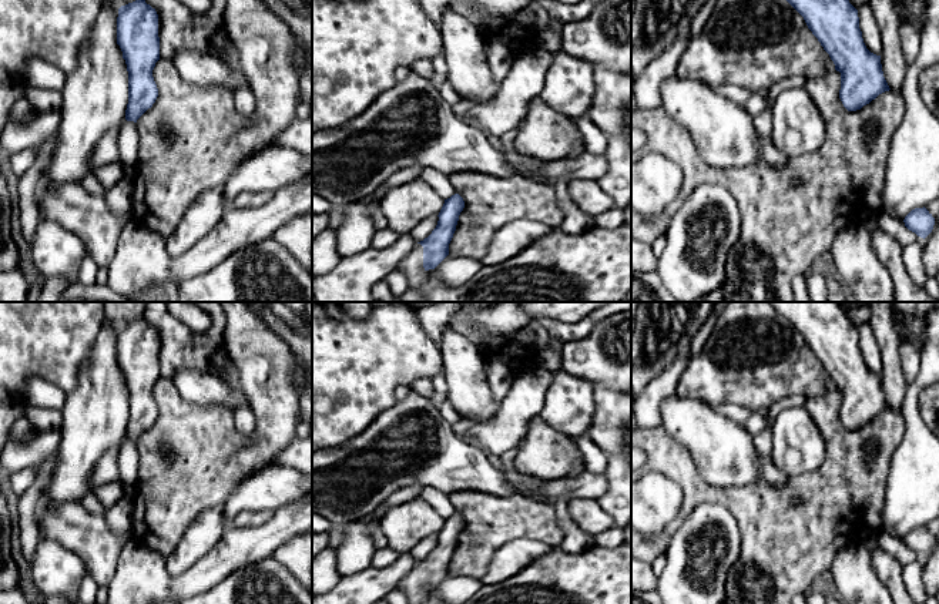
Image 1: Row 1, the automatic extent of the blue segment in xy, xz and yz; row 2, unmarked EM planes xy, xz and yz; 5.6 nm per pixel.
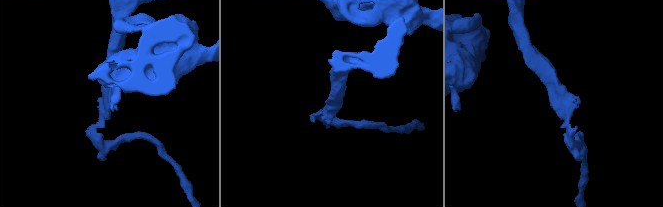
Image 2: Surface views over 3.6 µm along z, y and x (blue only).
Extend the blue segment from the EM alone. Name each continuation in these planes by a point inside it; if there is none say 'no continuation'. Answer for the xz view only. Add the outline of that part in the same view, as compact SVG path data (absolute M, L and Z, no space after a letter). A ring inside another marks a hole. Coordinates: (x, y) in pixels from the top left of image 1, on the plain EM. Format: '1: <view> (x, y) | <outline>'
1: xz (412, 584) | M420 563L415 564L396 588L406 594L409 604L443 604L435 595L433 588L426 590L423 587L423 566Z

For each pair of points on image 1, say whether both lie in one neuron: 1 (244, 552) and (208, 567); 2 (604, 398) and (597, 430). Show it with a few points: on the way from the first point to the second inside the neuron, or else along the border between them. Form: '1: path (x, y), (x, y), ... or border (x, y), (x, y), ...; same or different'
1: path (235, 552), (217, 564); same
2: path (604, 406), (604, 422); same

